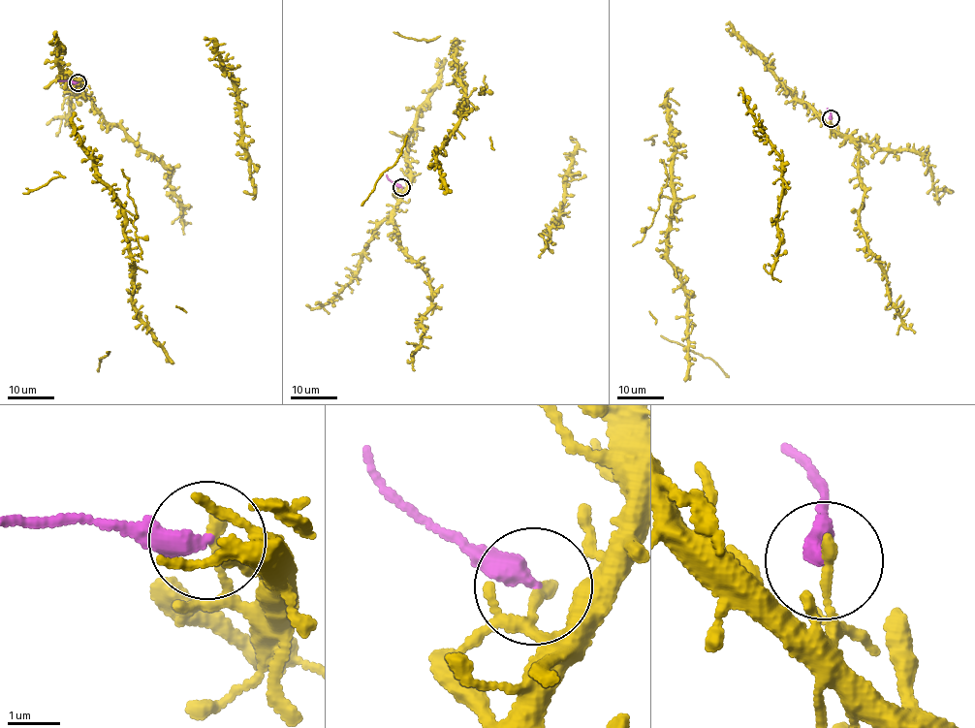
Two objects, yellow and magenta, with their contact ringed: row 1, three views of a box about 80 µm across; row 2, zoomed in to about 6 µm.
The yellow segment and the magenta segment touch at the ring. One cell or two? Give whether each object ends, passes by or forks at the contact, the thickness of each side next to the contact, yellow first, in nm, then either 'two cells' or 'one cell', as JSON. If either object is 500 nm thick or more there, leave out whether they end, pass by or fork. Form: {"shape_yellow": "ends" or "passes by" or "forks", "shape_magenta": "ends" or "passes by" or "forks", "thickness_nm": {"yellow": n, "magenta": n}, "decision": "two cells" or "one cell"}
{"shape_yellow": "ends", "shape_magenta": "ends", "thickness_nm": {"yellow": 240, "magenta": 400}, "decision": "two cells"}

